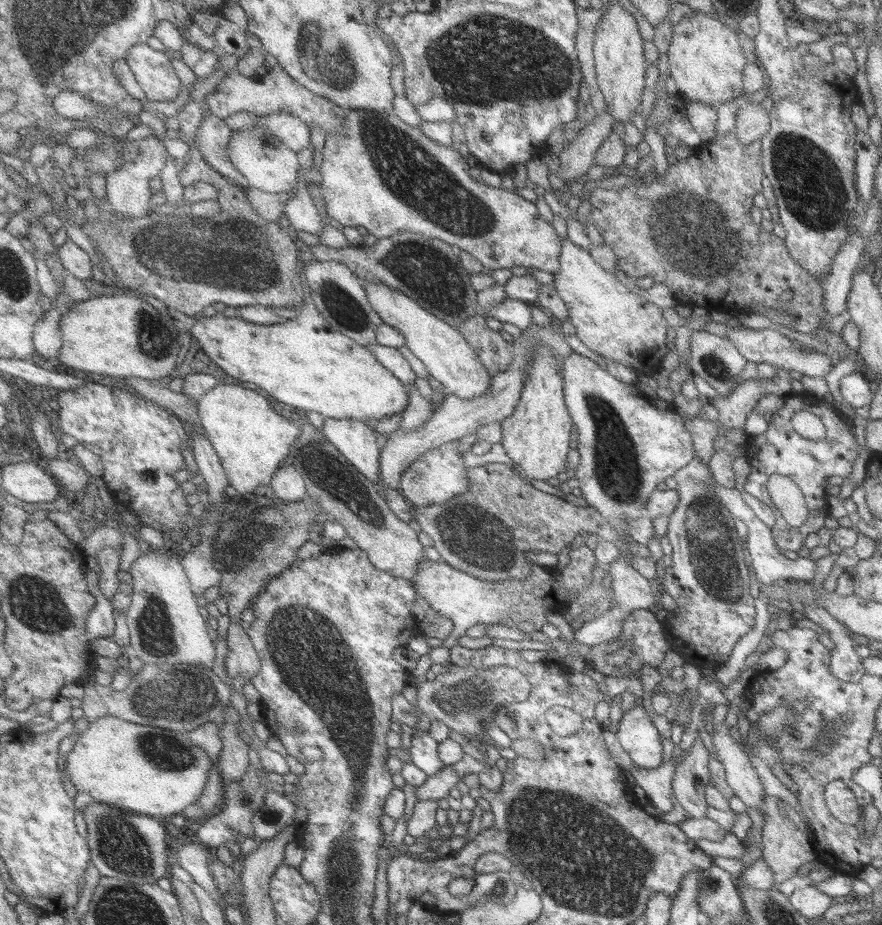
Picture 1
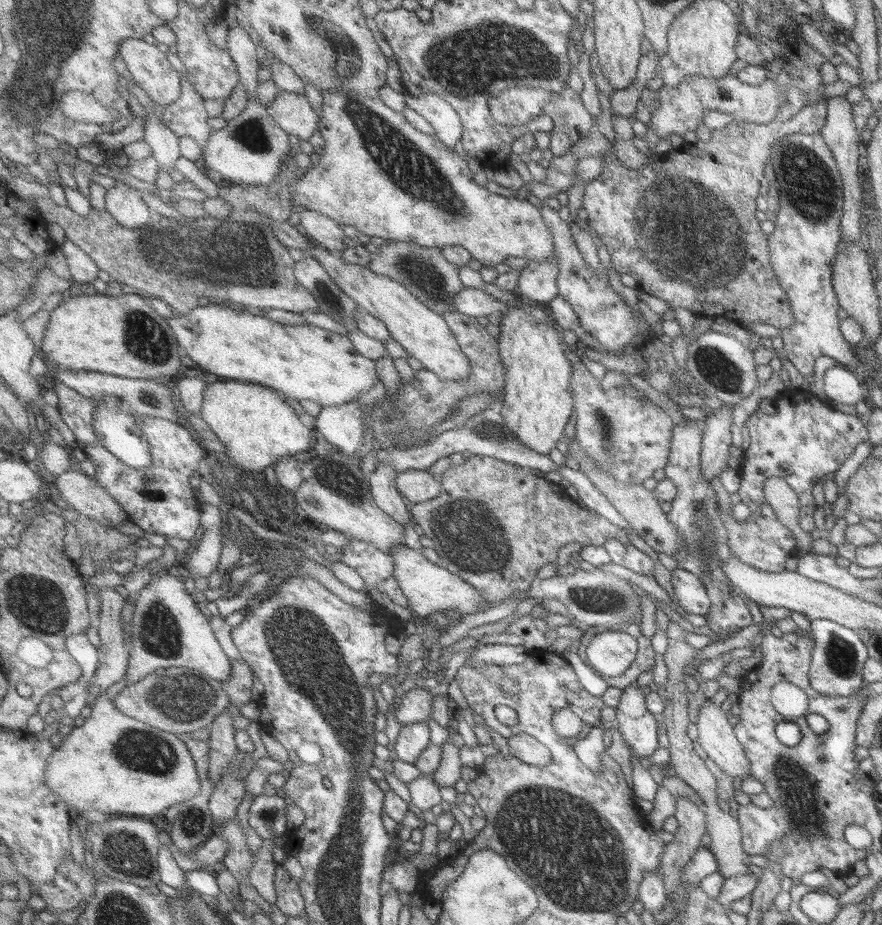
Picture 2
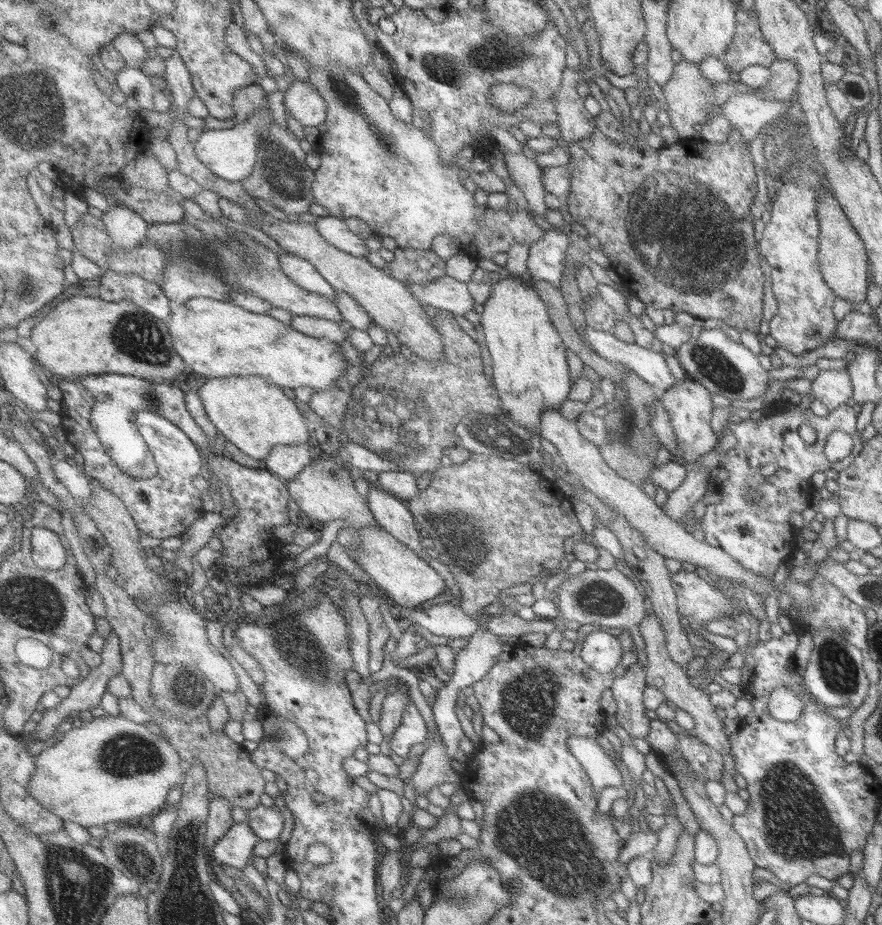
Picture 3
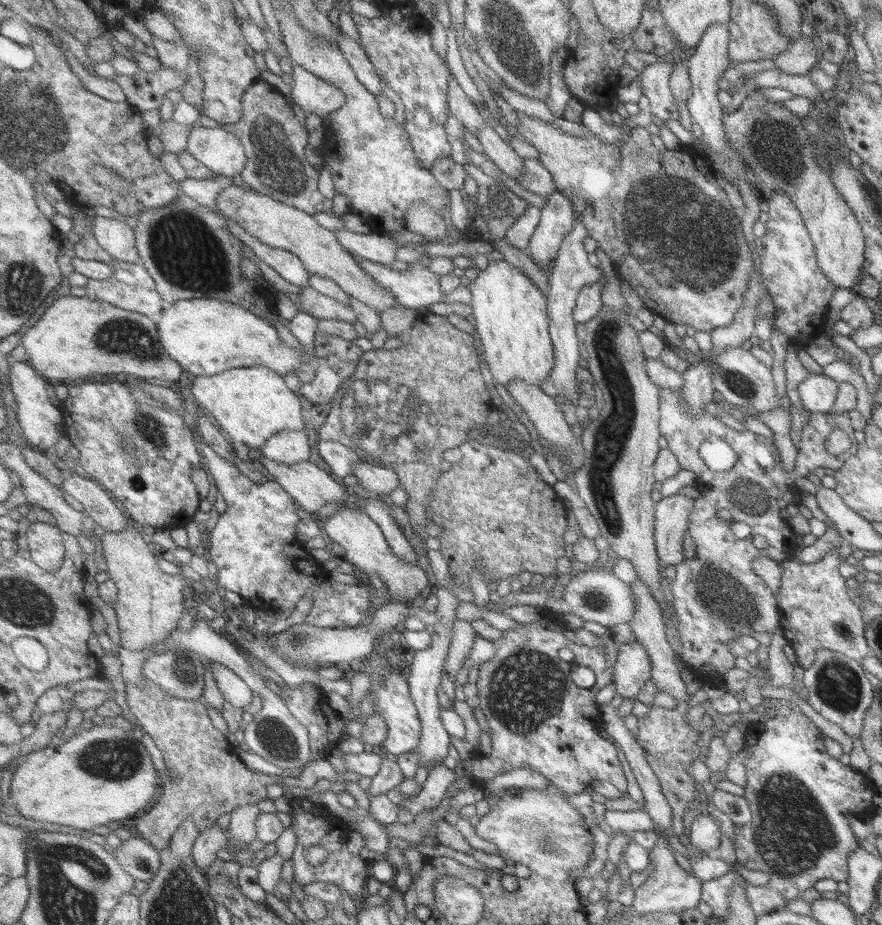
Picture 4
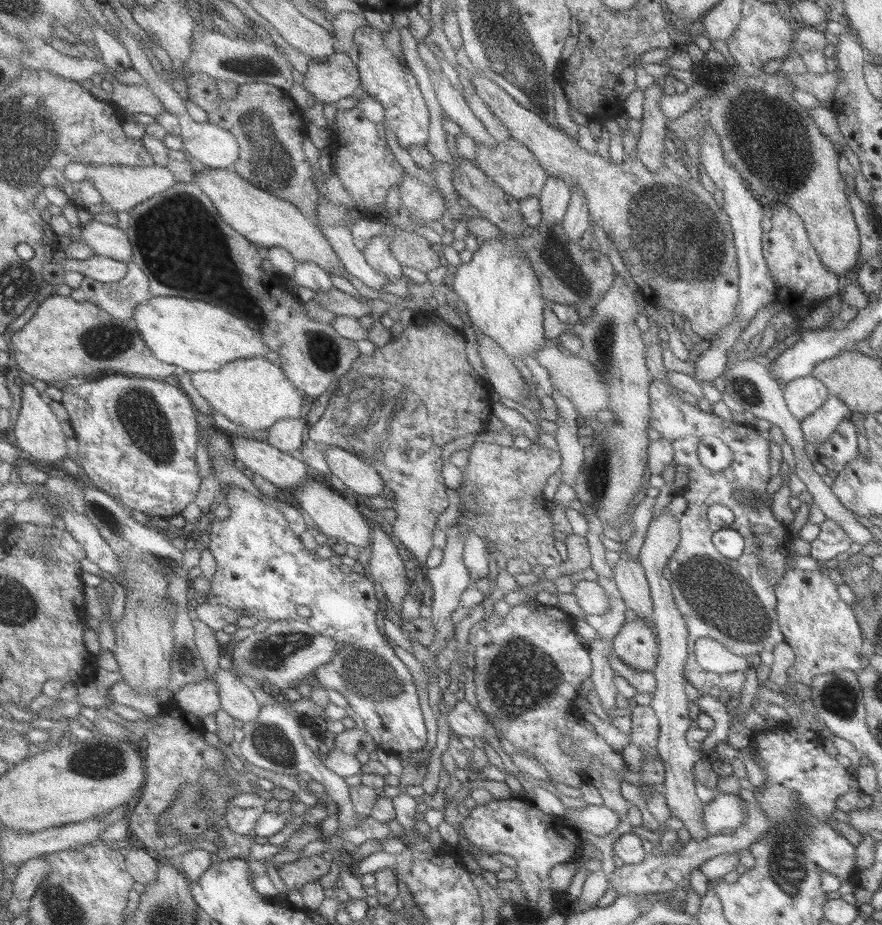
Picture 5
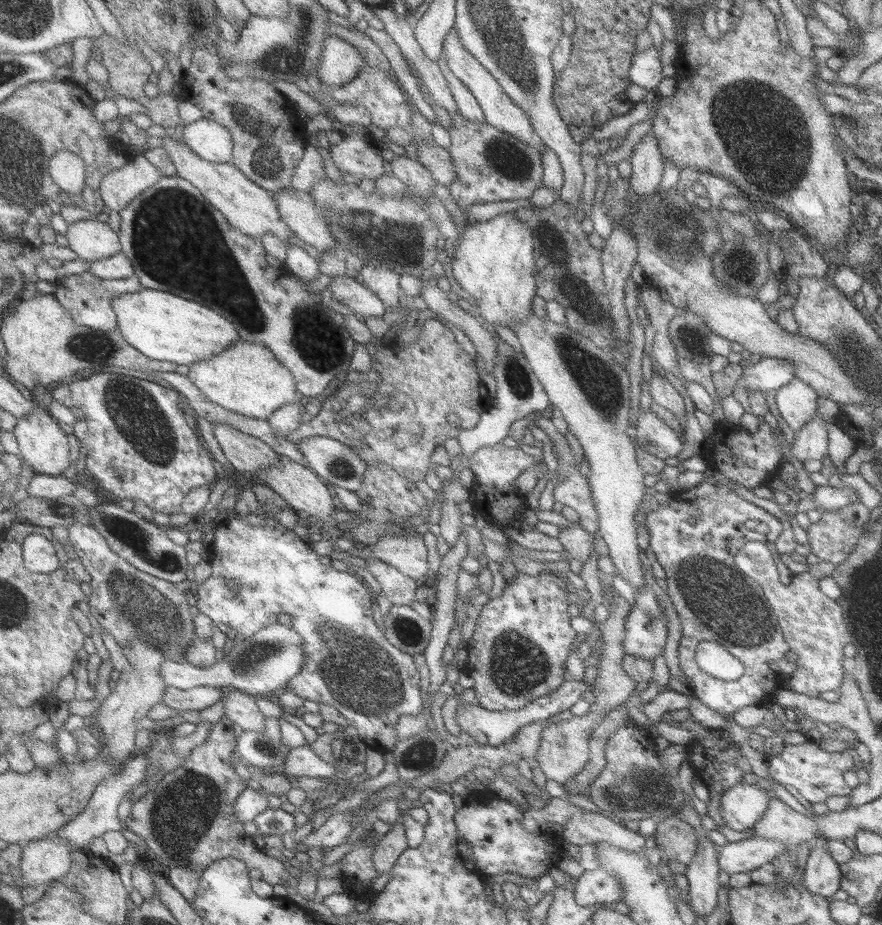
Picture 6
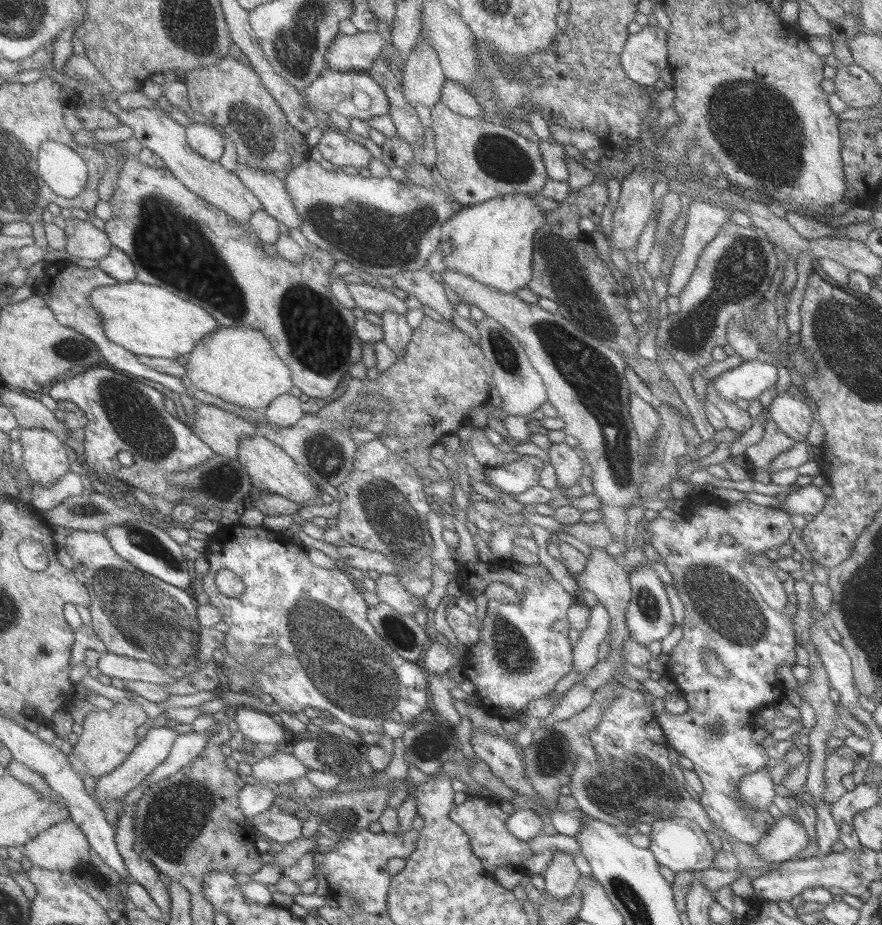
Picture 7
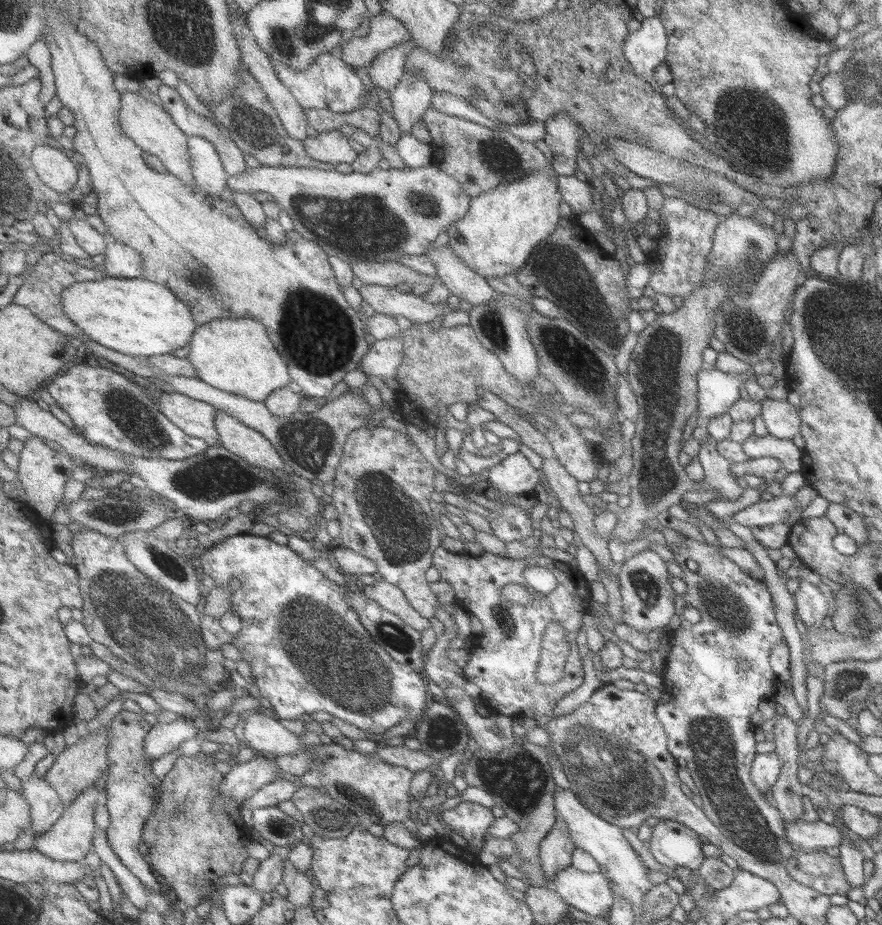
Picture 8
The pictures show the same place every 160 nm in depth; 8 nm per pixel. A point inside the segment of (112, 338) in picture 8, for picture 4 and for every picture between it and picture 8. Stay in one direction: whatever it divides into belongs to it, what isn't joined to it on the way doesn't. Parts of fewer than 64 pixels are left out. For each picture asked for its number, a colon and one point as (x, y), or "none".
4: (207, 337)
5: (197, 336)
6: (164, 327)
7: (150, 321)

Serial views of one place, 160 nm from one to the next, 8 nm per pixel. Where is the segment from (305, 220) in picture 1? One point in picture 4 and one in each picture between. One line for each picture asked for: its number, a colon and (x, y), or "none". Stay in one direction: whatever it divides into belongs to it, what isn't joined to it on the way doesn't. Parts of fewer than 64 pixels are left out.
2: (327, 233)
3: (336, 232)
4: (378, 248)

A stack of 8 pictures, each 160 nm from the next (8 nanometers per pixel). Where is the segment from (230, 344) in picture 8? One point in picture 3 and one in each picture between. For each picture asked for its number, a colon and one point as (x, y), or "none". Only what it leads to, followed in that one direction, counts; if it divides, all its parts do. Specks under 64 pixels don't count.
3: (252, 413)
4: (251, 404)
5: (253, 393)
6: (248, 379)
7: (240, 366)

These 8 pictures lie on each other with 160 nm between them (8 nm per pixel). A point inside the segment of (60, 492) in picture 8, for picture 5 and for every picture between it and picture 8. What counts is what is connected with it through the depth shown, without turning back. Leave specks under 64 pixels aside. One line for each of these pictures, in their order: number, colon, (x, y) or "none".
5: (39, 438)
6: (44, 447)
7: (45, 459)

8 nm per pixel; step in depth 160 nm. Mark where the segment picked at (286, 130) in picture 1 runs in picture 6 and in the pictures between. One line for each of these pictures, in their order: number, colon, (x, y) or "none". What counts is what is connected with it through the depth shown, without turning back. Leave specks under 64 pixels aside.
2: (292, 112)
3: (304, 102)
4: (316, 96)
5: (339, 77)
6: (340, 62)

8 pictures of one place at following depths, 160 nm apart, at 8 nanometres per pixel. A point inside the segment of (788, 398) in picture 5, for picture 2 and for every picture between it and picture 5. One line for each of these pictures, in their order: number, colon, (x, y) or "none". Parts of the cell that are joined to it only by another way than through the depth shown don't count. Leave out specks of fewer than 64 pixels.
2: (841, 386)
3: (832, 388)
4: (817, 392)

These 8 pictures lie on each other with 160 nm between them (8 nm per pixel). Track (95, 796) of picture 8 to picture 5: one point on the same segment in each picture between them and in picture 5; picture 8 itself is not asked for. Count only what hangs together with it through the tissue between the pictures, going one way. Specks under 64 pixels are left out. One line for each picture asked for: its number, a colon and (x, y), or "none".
5: (31, 874)
6: (50, 859)
7: (62, 848)

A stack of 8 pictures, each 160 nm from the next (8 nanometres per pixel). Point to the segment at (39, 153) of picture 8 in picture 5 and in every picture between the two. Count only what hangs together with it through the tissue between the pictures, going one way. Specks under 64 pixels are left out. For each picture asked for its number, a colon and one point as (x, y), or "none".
5: (123, 187)
6: (68, 171)
7: (63, 170)

